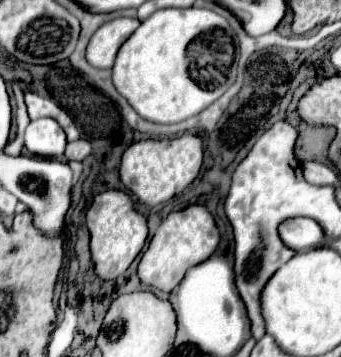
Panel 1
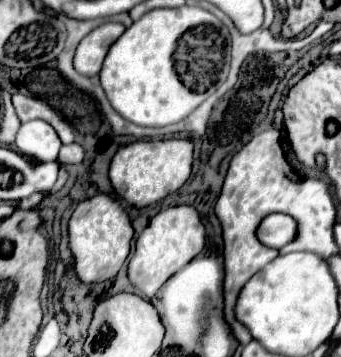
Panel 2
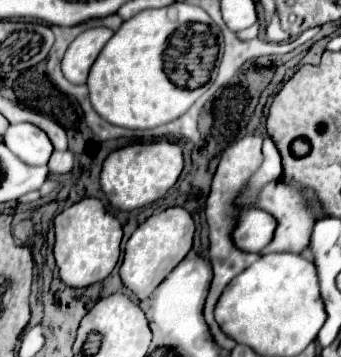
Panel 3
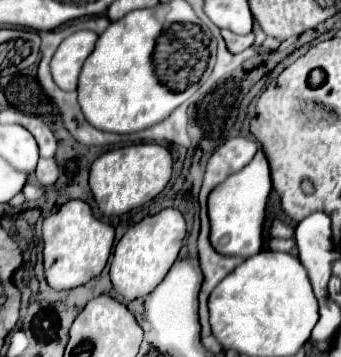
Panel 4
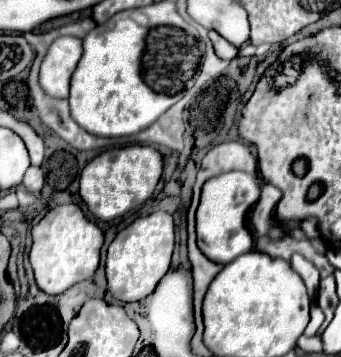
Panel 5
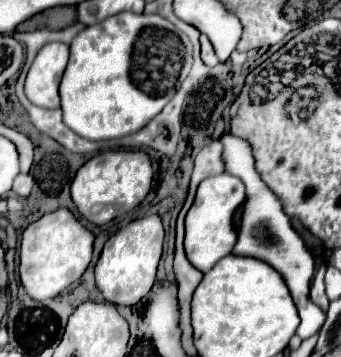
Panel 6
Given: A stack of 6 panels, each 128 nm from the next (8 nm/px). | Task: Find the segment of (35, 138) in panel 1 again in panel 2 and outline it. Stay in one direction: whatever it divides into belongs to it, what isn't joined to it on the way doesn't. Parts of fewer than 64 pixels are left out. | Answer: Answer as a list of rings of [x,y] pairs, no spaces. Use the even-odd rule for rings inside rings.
[[[32,120],[20,126],[14,146],[20,154],[36,162],[52,162],[56,160],[62,144],[50,124],[46,124],[44,120]]]

